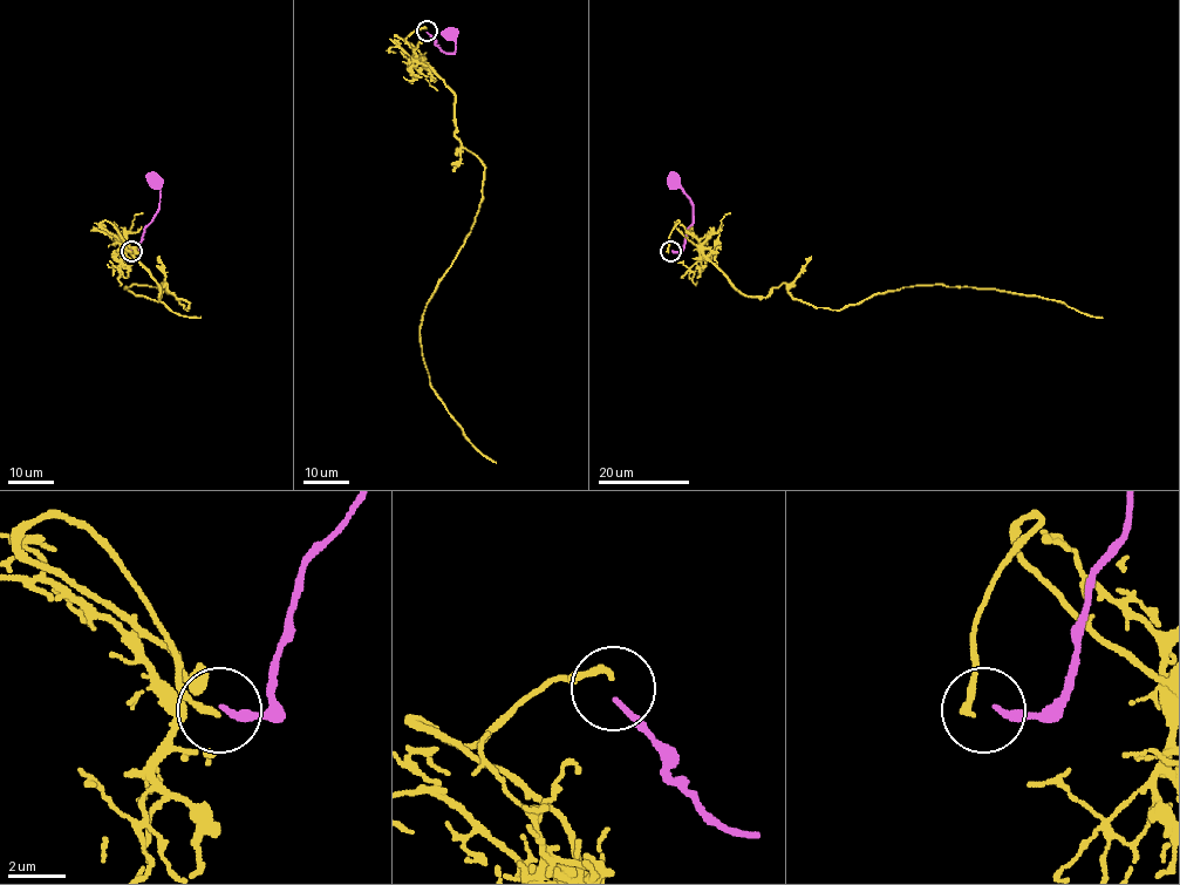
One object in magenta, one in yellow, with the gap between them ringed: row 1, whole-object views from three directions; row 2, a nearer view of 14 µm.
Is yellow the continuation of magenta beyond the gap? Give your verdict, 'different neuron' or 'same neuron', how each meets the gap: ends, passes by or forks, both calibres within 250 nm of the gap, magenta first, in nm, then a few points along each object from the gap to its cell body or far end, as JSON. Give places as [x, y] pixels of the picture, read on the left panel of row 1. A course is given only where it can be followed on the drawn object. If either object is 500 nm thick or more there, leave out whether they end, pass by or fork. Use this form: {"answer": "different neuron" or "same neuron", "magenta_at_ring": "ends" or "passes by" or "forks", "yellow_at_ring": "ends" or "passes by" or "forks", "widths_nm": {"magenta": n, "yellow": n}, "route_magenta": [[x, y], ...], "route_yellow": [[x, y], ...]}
{"answer": "different neuron", "magenta_at_ring": "ends", "yellow_at_ring": "ends", "widths_nm": {"magenta": 180, "yellow": 240}, "route_magenta": [[131, 250], [137, 251], [143, 229], [157, 211], [159, 186], [156, 182]], "route_yellow": [[131, 251], [103, 220], [159, 297], [165, 284], [189, 306], [156, 287], [127, 290], [200, 317]]}

